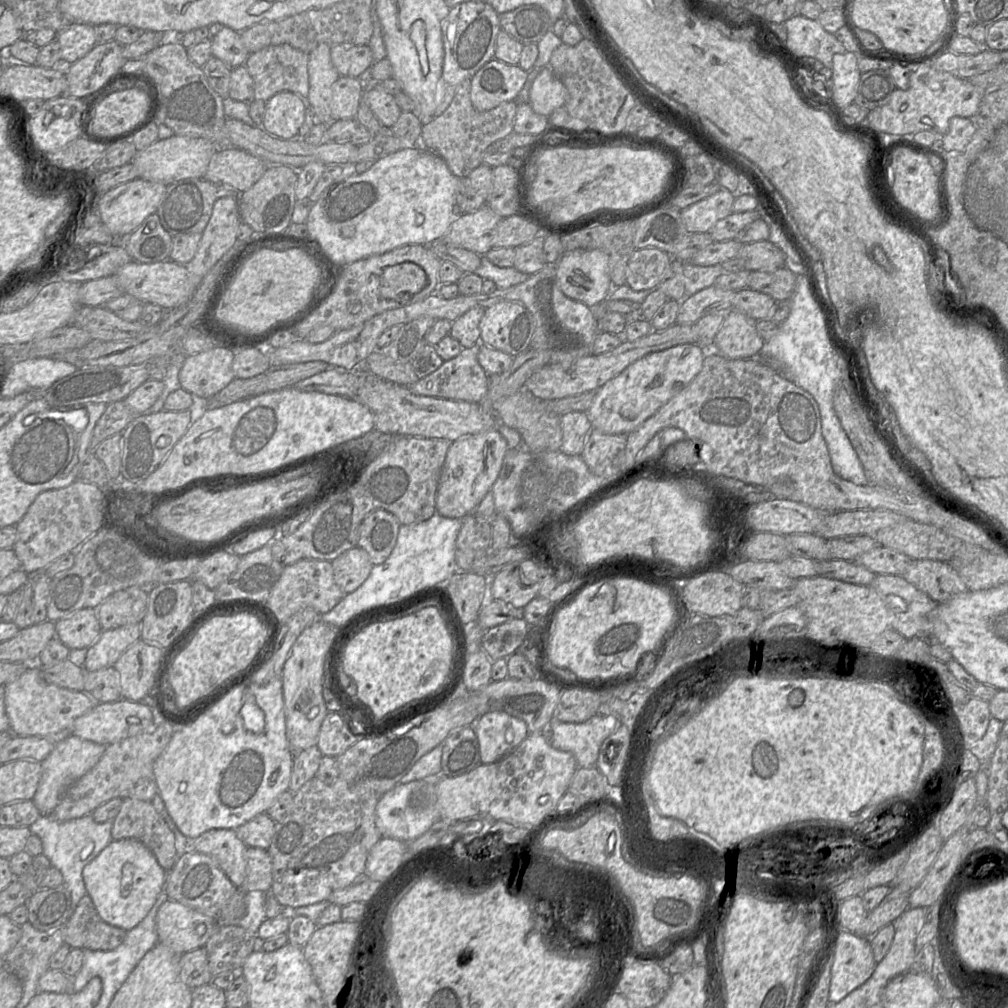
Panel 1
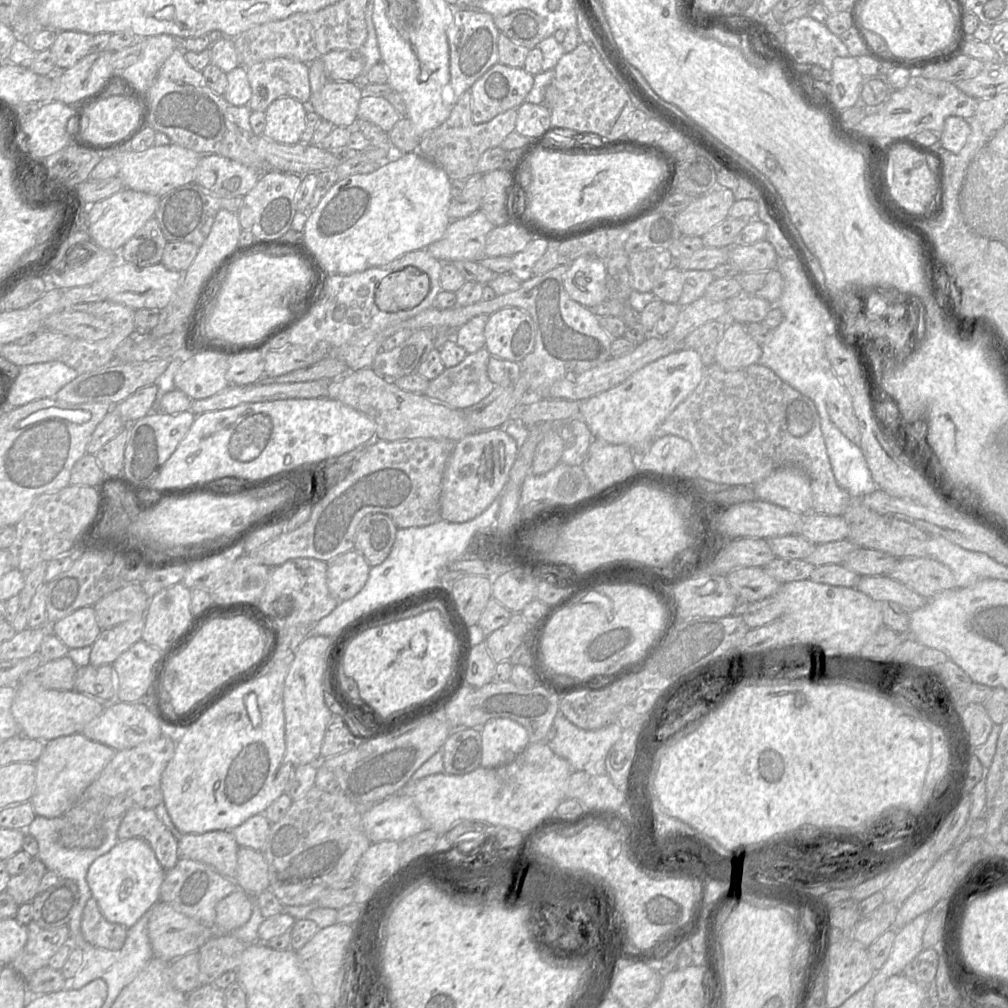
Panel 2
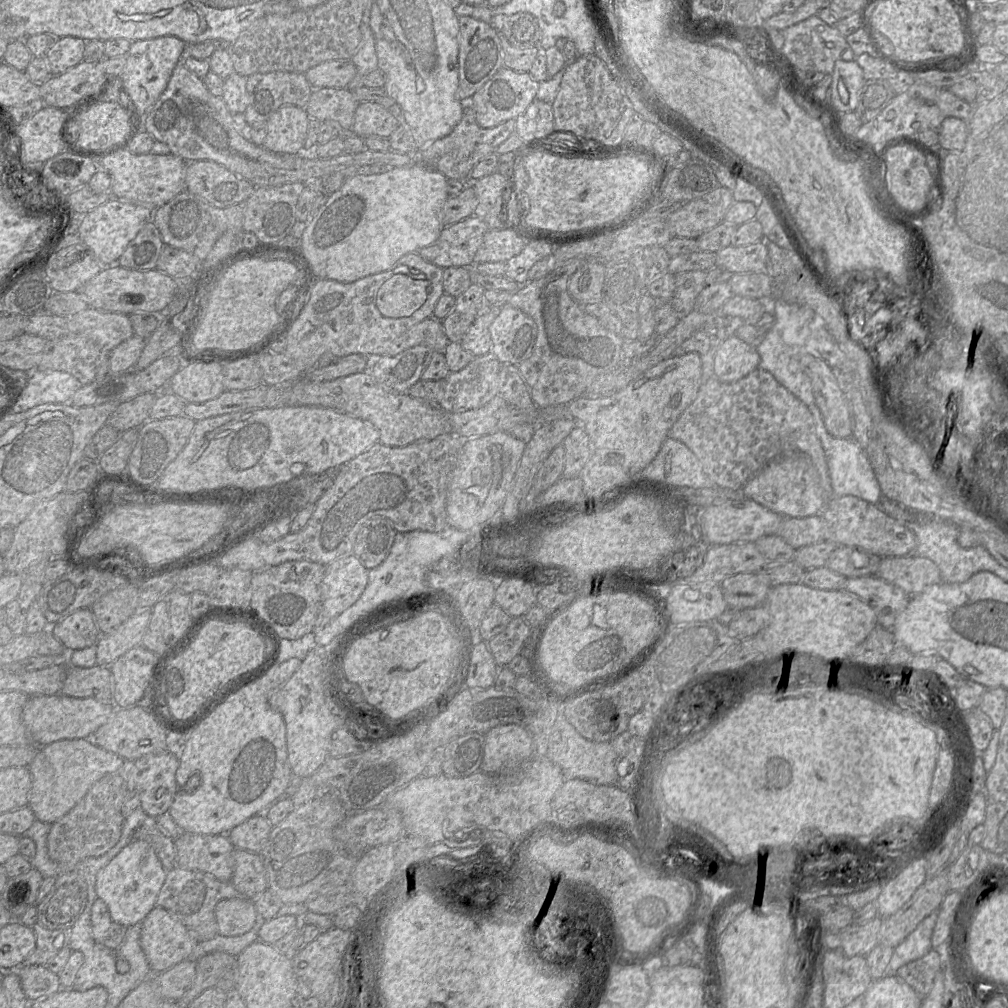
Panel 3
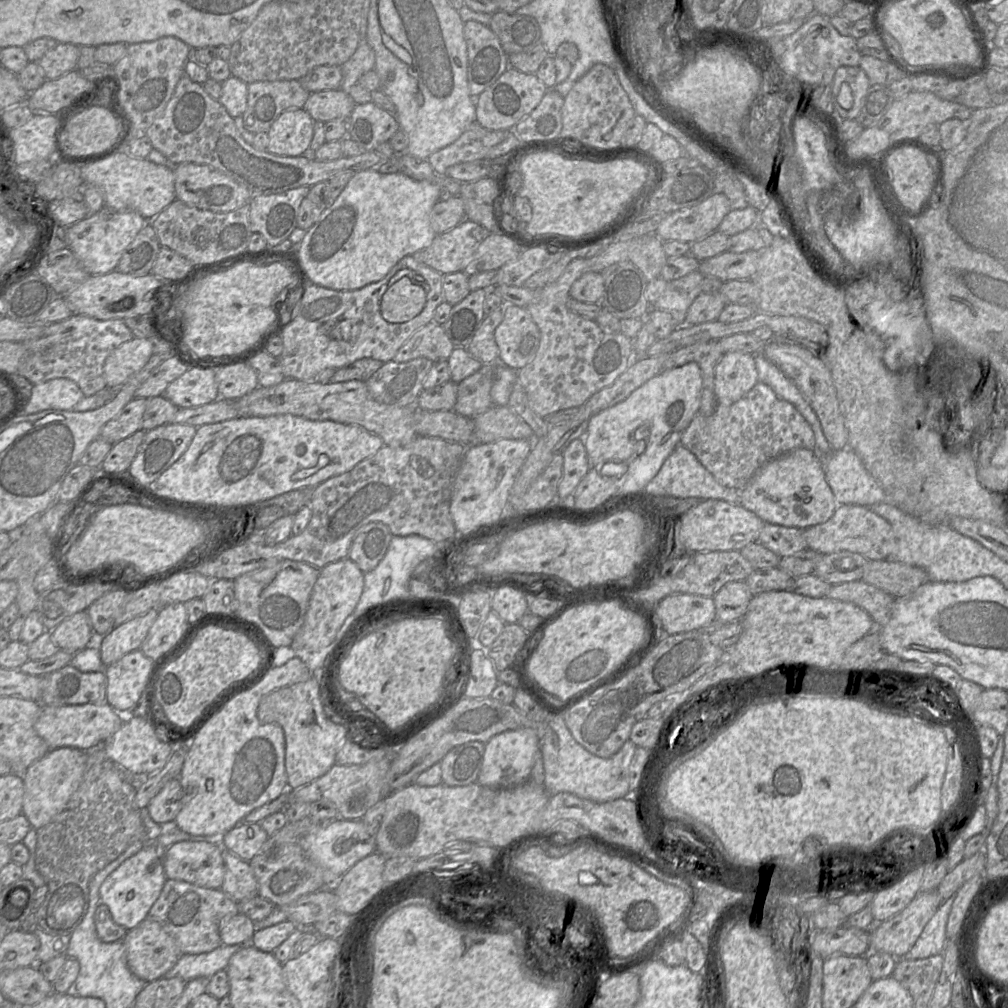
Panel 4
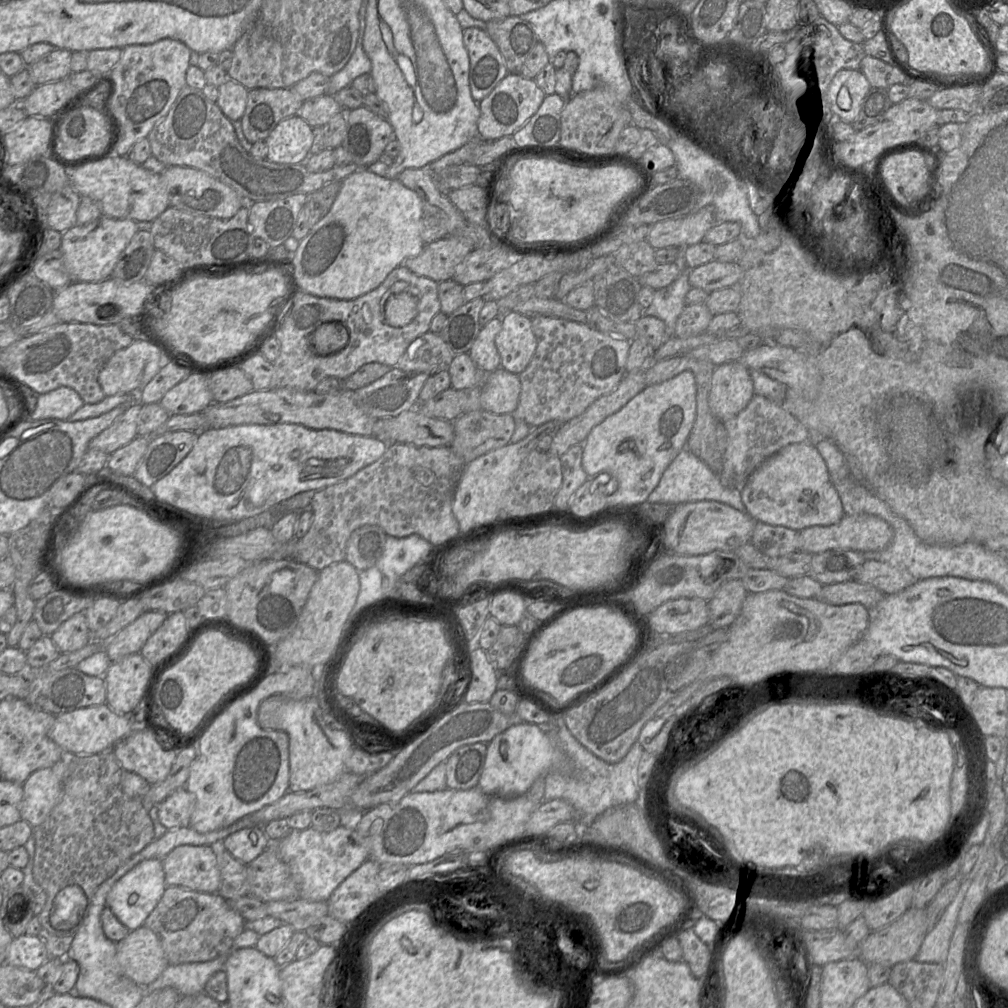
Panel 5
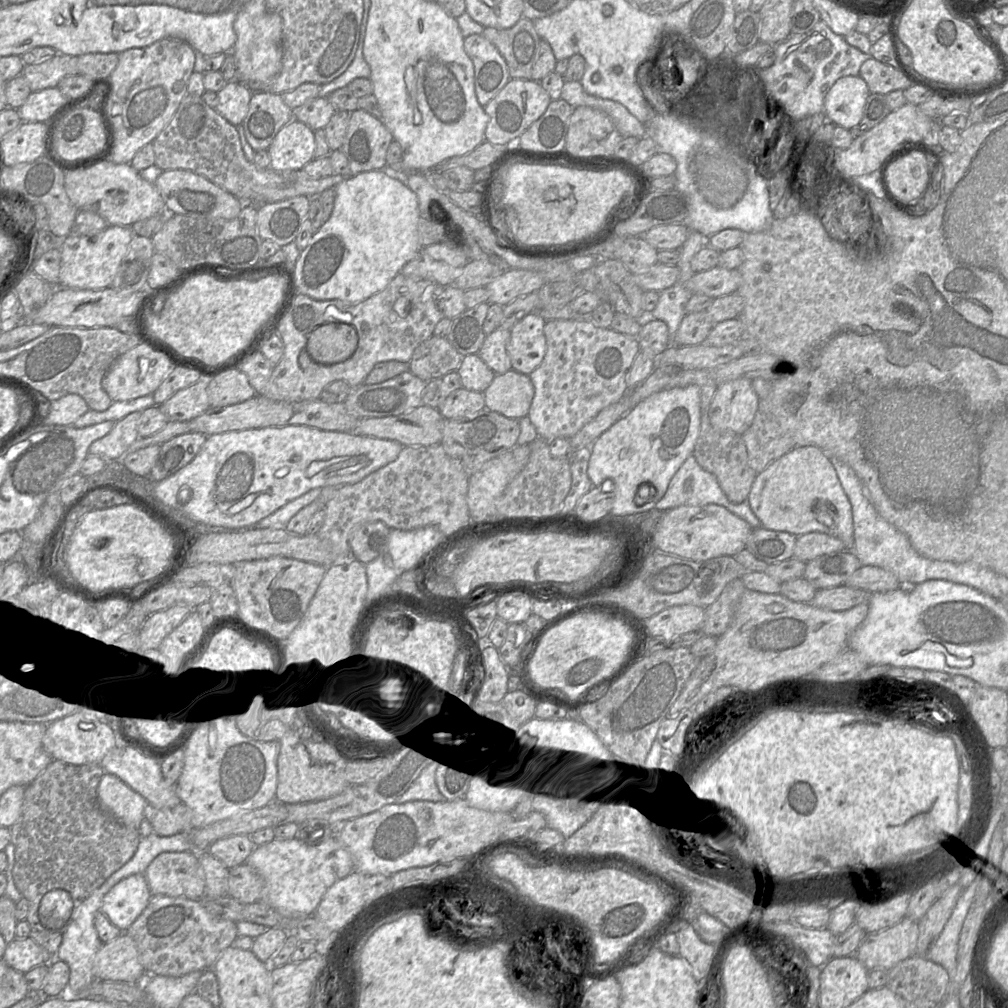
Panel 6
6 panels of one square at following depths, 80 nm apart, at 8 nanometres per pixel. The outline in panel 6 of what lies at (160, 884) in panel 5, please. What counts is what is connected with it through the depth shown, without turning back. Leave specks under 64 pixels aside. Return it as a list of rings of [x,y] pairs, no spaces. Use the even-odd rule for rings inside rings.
[[[140,874],[111,893],[101,911],[122,931],[128,931],[148,907],[152,896],[146,874]]]

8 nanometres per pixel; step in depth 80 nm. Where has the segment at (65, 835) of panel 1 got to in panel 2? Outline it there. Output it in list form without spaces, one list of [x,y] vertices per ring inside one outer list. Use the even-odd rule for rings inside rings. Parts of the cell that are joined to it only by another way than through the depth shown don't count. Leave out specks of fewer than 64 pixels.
[[[36,816],[26,828],[26,833],[34,837],[38,843],[37,858],[45,865],[47,871],[53,871],[60,878],[73,880],[79,890],[77,905],[84,906],[92,898],[92,893],[87,883],[87,872],[90,865],[100,856],[109,852],[119,841],[117,832],[121,817],[108,818],[103,822],[105,839],[98,848],[66,848],[59,843],[59,832],[63,827],[63,817],[45,818]]]

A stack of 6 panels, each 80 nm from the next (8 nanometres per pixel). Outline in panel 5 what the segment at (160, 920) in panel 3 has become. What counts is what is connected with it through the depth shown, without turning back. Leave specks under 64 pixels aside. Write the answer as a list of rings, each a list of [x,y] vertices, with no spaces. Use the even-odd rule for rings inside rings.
[[[144,925],[117,943],[117,960],[122,972],[144,988],[170,965],[161,940]]]

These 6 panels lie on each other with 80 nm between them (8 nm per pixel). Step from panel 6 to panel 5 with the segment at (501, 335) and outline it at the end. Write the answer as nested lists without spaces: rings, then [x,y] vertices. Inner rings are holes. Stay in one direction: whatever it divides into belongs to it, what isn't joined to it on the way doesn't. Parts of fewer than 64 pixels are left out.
[[[501,316],[484,325],[474,341],[469,355],[486,373],[492,373],[501,367],[501,358],[495,344],[495,338],[502,327]]]

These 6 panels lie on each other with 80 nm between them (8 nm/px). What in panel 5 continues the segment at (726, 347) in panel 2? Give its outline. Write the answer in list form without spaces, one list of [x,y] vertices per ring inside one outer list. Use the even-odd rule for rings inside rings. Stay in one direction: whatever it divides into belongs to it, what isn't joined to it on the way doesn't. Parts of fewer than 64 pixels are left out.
[[[739,361],[716,366],[708,404],[712,414],[724,422],[741,412],[754,396],[751,371]]]

